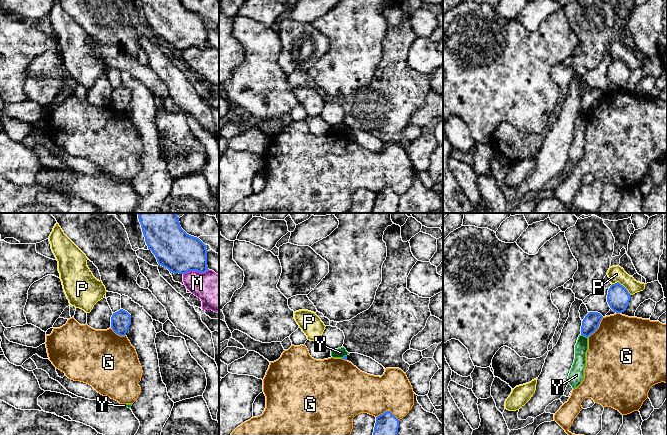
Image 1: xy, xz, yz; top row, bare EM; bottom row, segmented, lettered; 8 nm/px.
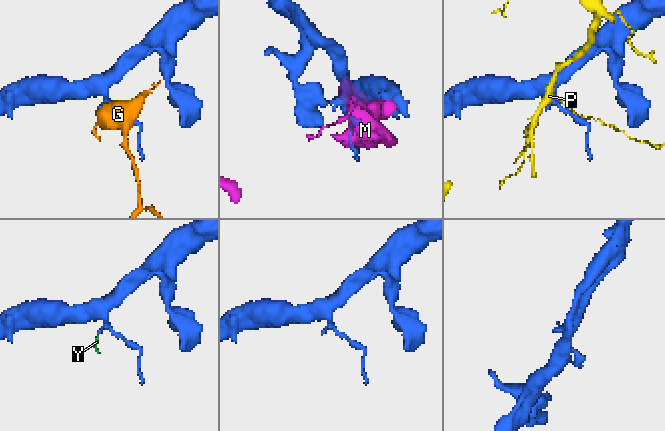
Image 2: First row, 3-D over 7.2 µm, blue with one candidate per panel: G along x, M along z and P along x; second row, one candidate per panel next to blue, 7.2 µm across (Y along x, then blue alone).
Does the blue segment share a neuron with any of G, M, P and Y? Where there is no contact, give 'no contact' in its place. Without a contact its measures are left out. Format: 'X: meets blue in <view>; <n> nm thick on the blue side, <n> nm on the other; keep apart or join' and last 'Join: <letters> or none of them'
G: meets blue in xz; 180 nm thick on the blue side, 320 nm on the other; keep apart
M: meets blue in xy; 320 nm thick on the blue side, 280 nm on the other; keep apart
P: meets blue in yz; 180 nm thick on the blue side, 130 nm on the other; keep apart
Y: meets blue in yz; 140 nm thick on the blue side, 110 nm on the other; keep apart
Join: none of them

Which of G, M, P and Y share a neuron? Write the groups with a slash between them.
G / M / P / Y

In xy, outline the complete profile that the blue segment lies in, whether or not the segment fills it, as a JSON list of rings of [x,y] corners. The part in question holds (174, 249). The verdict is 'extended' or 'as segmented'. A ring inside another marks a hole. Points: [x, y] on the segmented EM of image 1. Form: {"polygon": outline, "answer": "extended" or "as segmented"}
{"polygon": [[[138,213],[138,219],[159,265],[174,274],[209,270],[206,245],[181,228],[176,213]]], "answer": "as segmented"}

